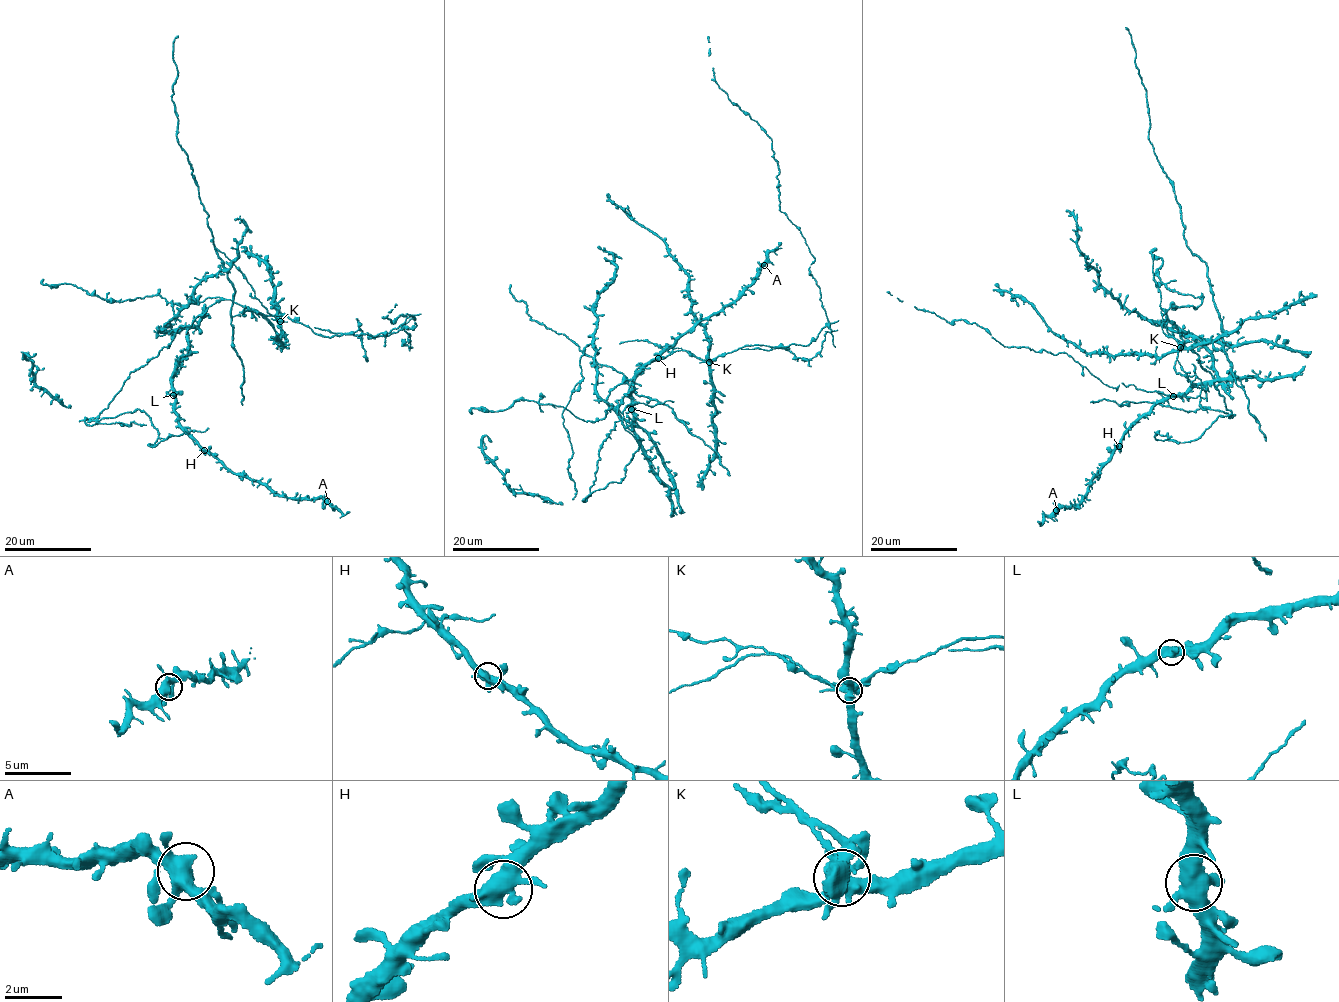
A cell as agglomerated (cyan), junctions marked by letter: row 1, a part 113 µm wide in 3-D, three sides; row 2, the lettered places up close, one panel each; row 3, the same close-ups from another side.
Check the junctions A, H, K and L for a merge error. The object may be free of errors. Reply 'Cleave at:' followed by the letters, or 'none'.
Cleave at: K

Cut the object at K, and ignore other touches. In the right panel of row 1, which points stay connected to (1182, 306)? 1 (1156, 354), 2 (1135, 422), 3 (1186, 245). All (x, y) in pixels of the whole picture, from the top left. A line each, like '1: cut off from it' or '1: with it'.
1: cut off from it
2: cut off from it
3: cut off from it

